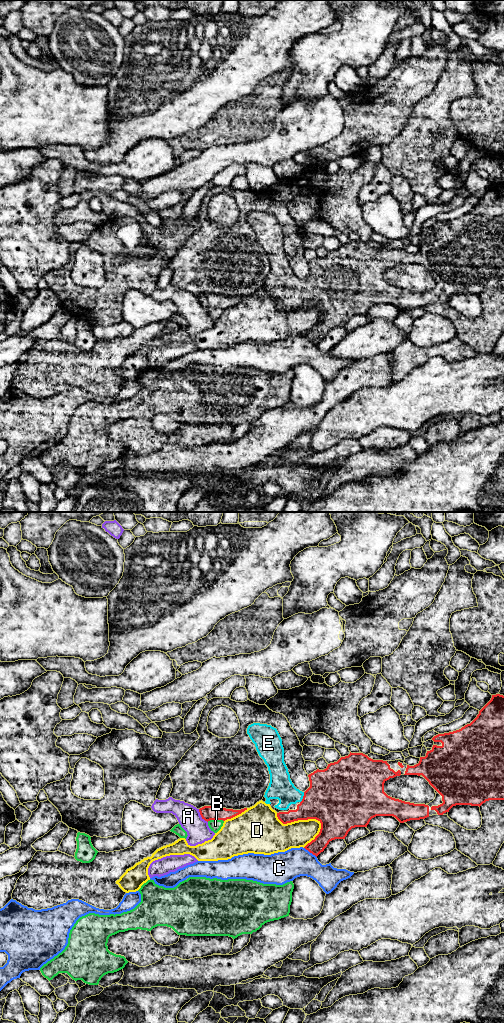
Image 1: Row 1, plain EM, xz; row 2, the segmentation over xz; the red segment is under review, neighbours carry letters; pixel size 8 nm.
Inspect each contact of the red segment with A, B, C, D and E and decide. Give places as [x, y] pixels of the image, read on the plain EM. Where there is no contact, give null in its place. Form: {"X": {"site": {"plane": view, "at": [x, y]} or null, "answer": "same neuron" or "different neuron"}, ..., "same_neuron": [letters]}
{"A": {"site": {"plane": "xz", "at": [201, 304]}, "answer": "different neuron"}, "B": {"site": {"plane": "xz", "at": [215, 307]}, "answer": "different neuron"}, "C": {"site": {"plane": "xz", "at": [310, 340]}, "answer": "different neuron"}, "D": {"site": {"plane": "xz", "at": [301, 307]}, "answer": "different neuron"}, "E": {"site": {"plane": "xz", "at": [303, 285]}, "answer": "same neuron"}, "same_neuron": ["E"]}

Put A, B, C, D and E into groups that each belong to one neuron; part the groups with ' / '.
A / B / C / D / E

